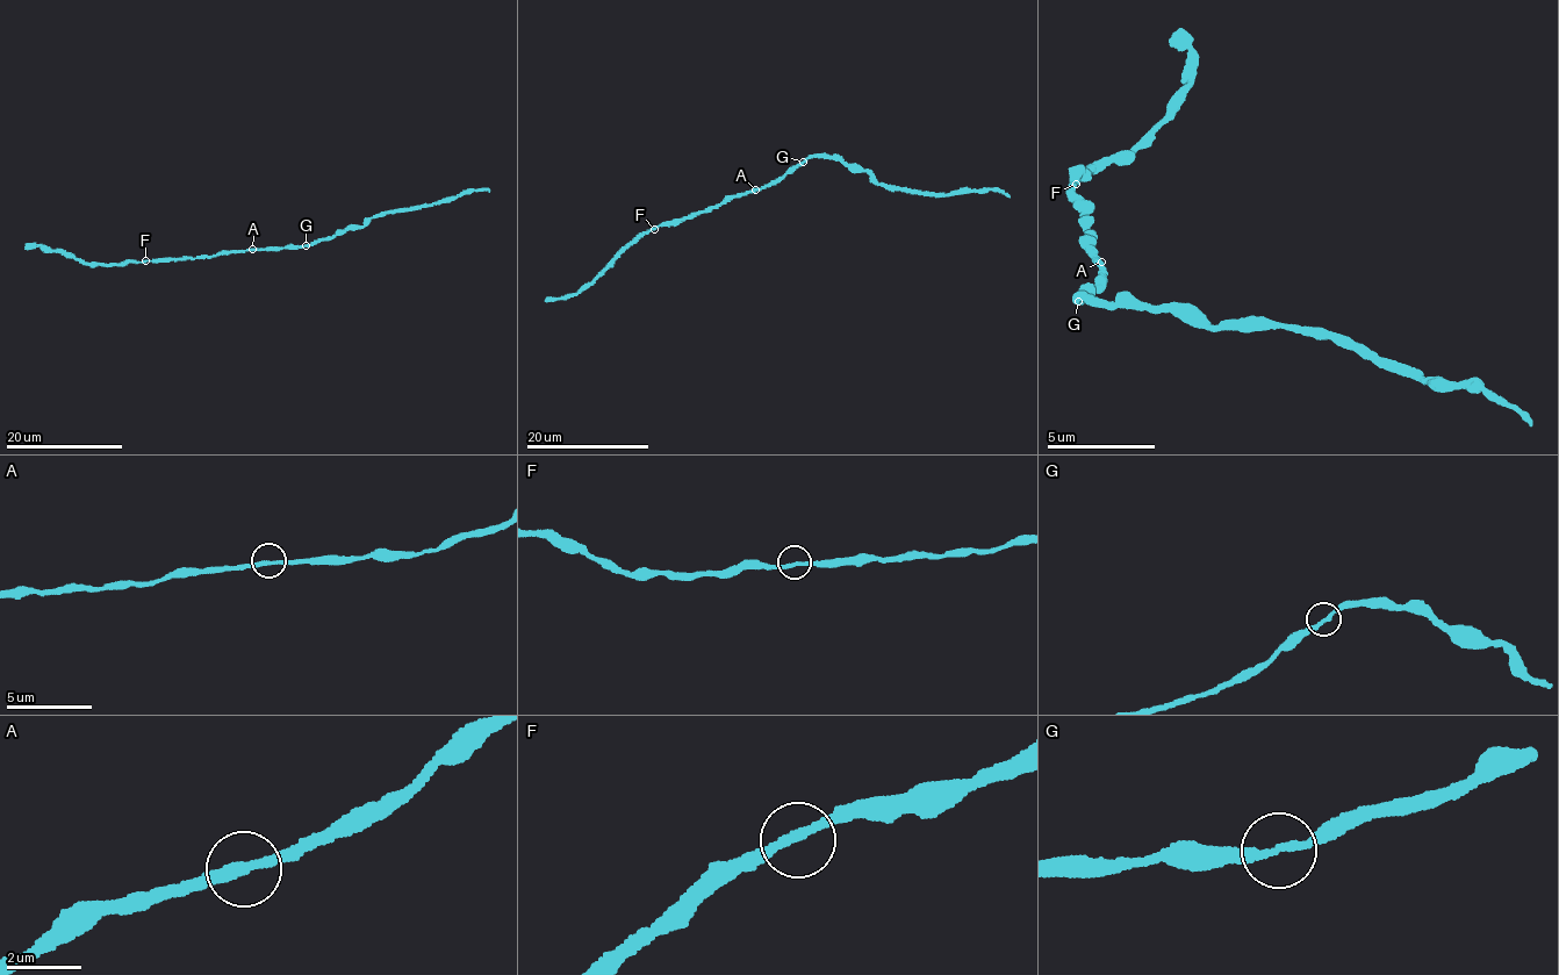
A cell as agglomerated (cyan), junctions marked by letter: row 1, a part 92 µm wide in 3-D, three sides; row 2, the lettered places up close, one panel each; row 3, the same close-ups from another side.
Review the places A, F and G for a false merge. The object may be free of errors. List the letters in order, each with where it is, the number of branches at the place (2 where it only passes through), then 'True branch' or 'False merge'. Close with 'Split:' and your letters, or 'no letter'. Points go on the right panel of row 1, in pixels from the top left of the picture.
A: Place: (1101, 262). Branches: 2. True branch
F: Place: (1076, 184). Branches: 2. True branch
G: Place: (1078, 301). Branches: 2. True branch
Split: no letter

